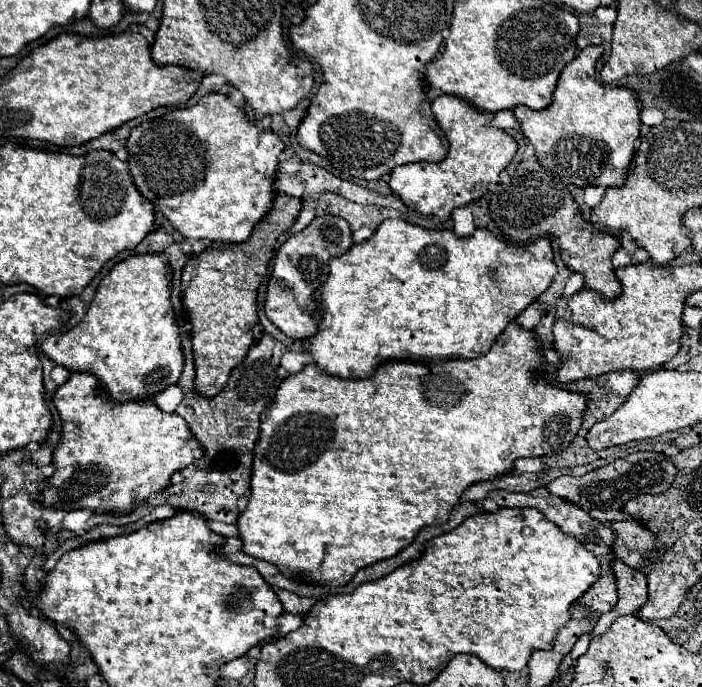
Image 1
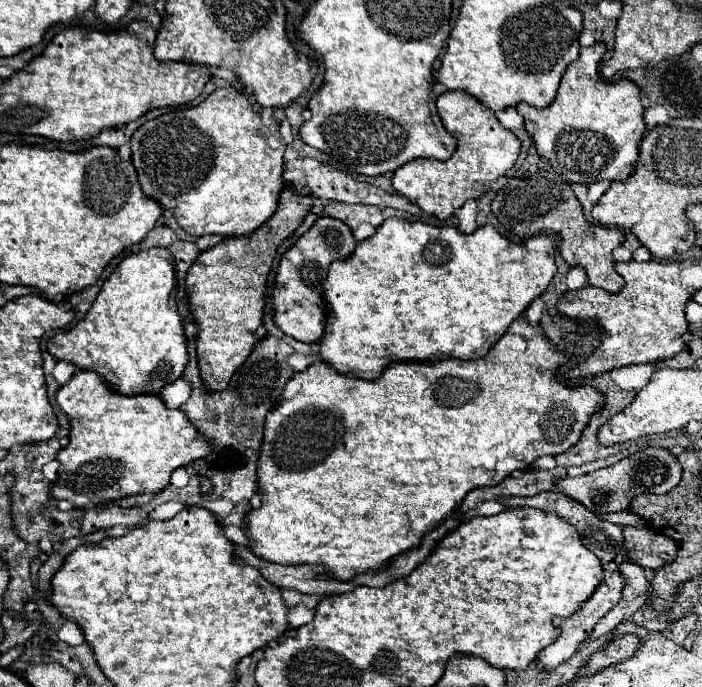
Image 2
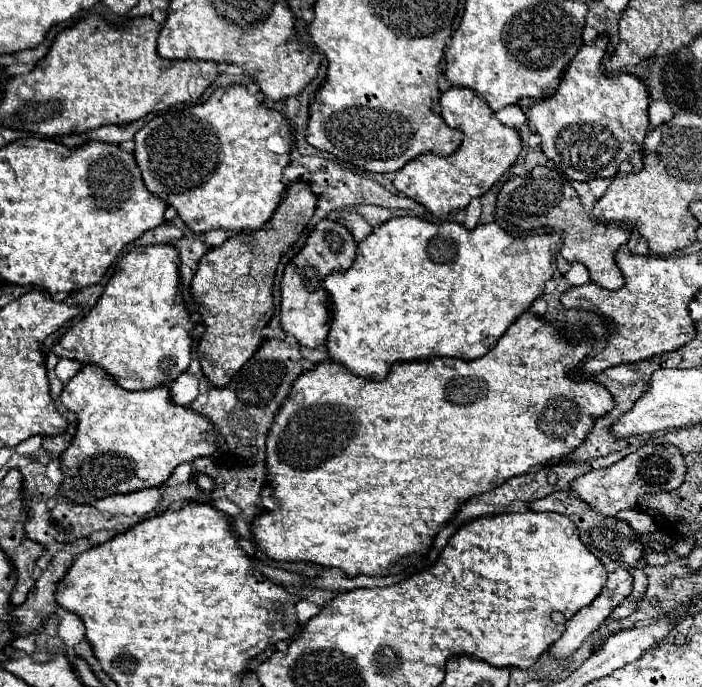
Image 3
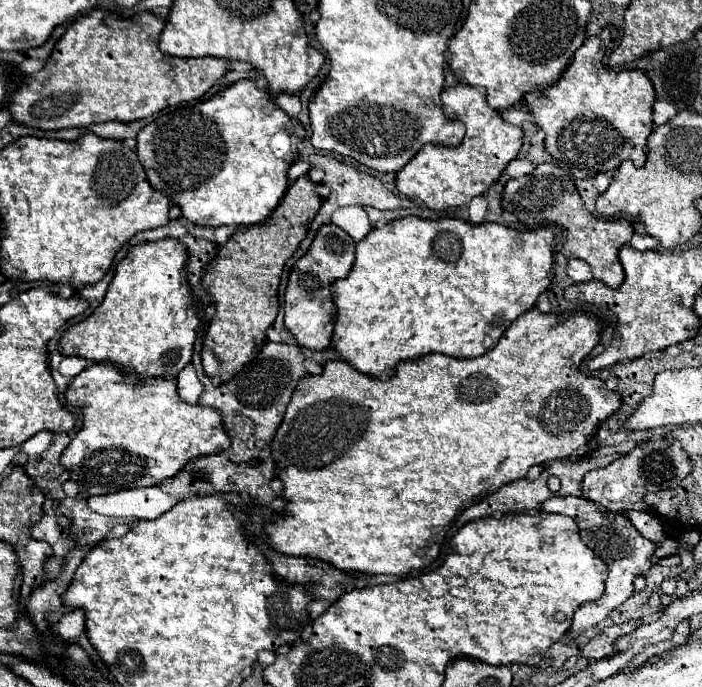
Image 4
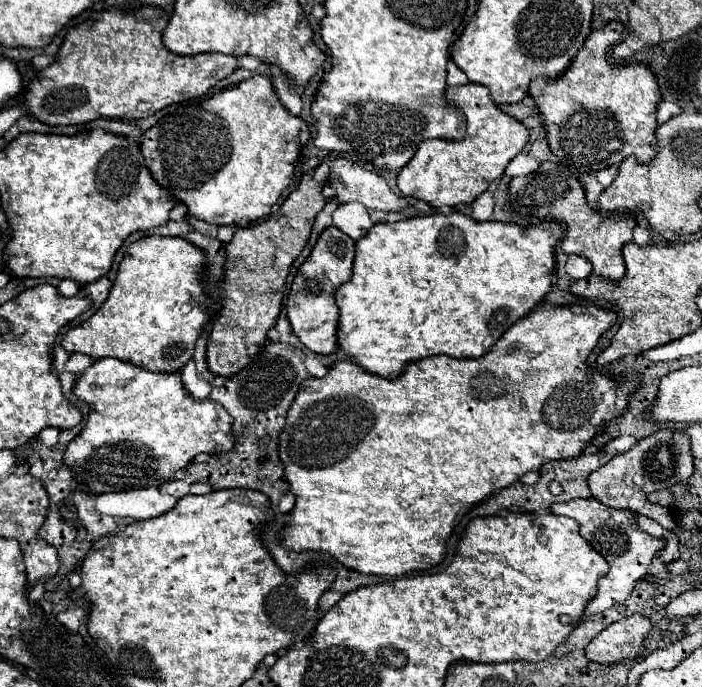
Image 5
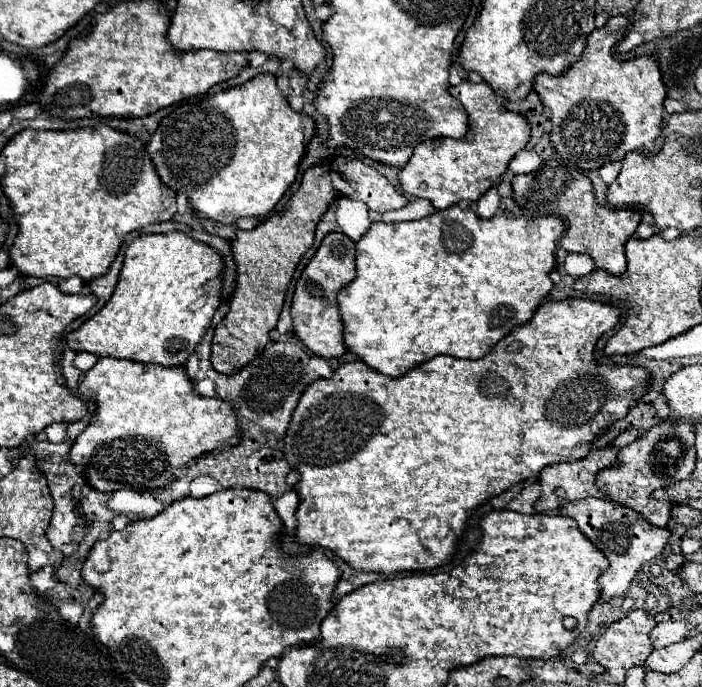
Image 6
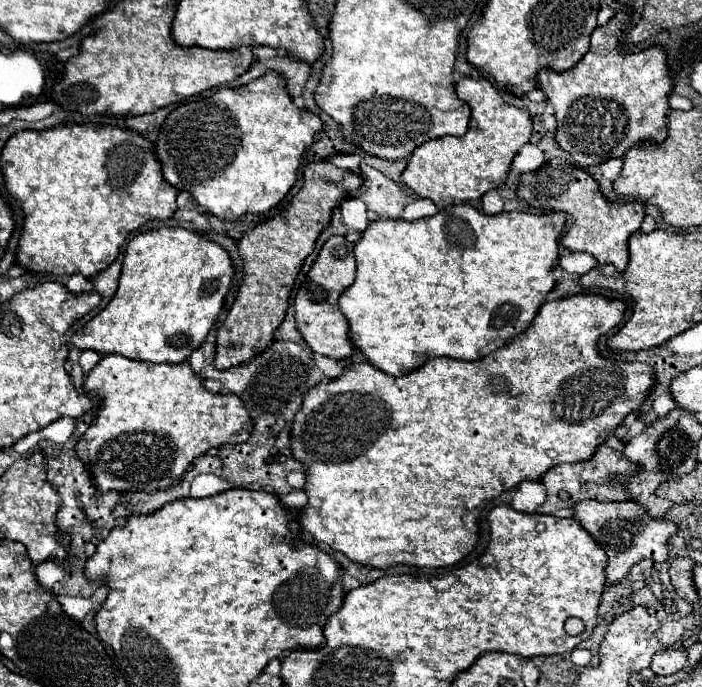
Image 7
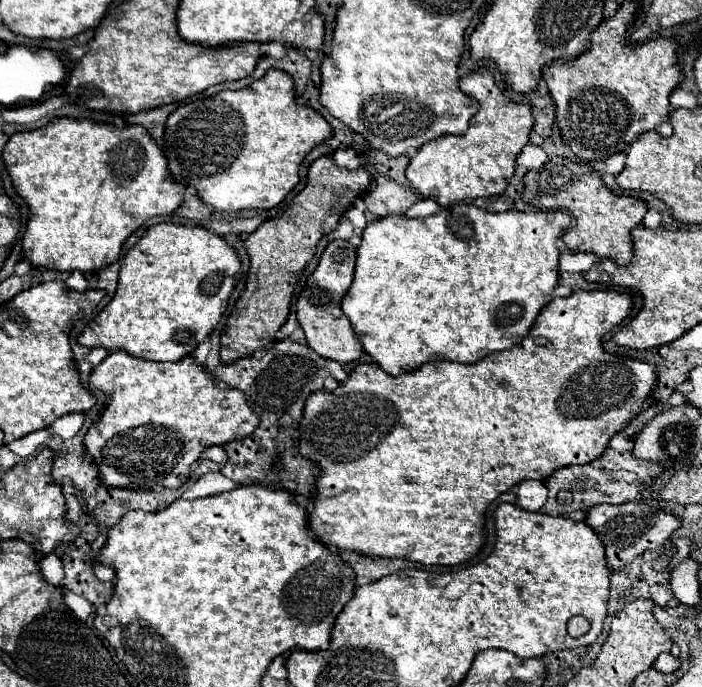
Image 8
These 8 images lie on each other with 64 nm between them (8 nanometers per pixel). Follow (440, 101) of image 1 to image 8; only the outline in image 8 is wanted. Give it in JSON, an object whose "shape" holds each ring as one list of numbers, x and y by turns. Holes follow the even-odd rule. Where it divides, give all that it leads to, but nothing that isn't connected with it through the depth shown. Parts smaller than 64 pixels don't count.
{"shape":[[482,66,476,72,460,78,460,88,480,102,480,110,472,116,466,134,440,136,426,142,416,156,412,156,406,176,410,184,424,196,434,198,442,208,448,208,464,198,490,198,504,192,514,176,516,156,528,144,528,134,534,126,532,106,520,104,504,96,496,86,490,68]]}

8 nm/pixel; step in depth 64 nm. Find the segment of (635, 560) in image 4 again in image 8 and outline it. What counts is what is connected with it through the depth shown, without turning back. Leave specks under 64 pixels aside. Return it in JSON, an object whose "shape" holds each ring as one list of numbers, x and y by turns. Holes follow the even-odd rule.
{"shape":[[634,500,634,502,626,502,626,504,618,504,618,506,602,504,602,506,590,508,586,524,598,532,598,538,606,546,608,566,618,570,618,568,630,564,632,558,636,558,638,554,642,554,646,550,662,548,666,544,666,540,672,536,672,532,676,532,680,528,680,518,666,512,664,508,654,510,652,506,644,504,644,500]]}

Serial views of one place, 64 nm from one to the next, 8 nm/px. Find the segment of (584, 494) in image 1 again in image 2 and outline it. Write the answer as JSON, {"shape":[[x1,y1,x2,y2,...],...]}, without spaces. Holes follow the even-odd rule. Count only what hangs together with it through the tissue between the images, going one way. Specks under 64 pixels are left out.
{"shape":[[646,448,644,452,636,452,608,468,596,470,592,474,584,474,578,478,564,478,556,482,556,490,580,500,588,510,596,514,610,514,628,510,634,496,644,492,670,492,678,486,682,476,682,466,676,456,668,448]]}

